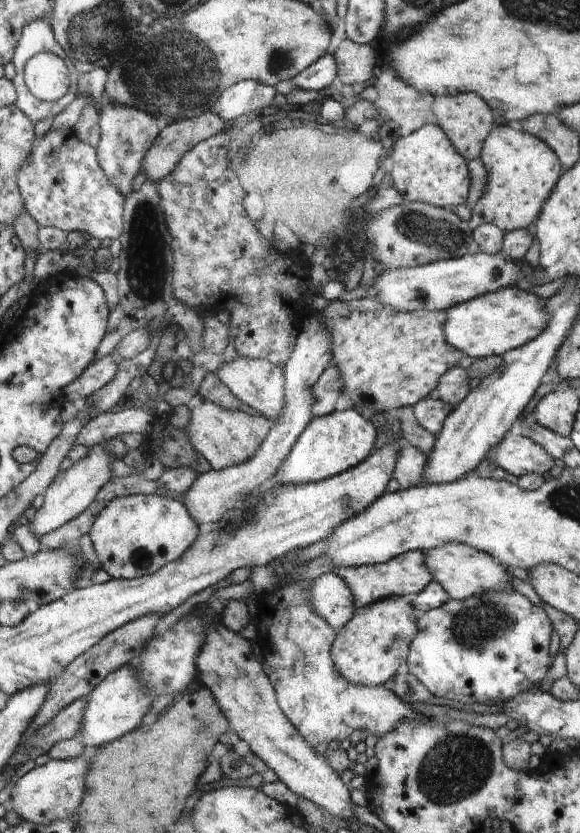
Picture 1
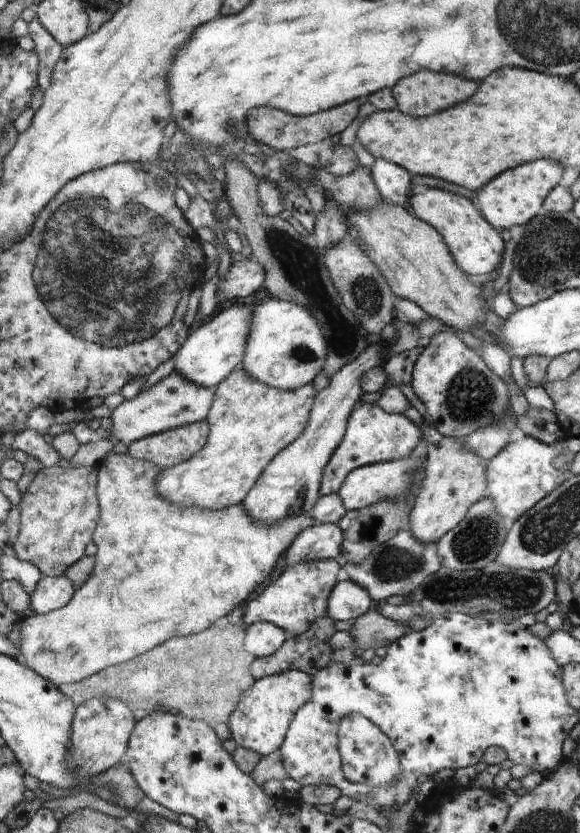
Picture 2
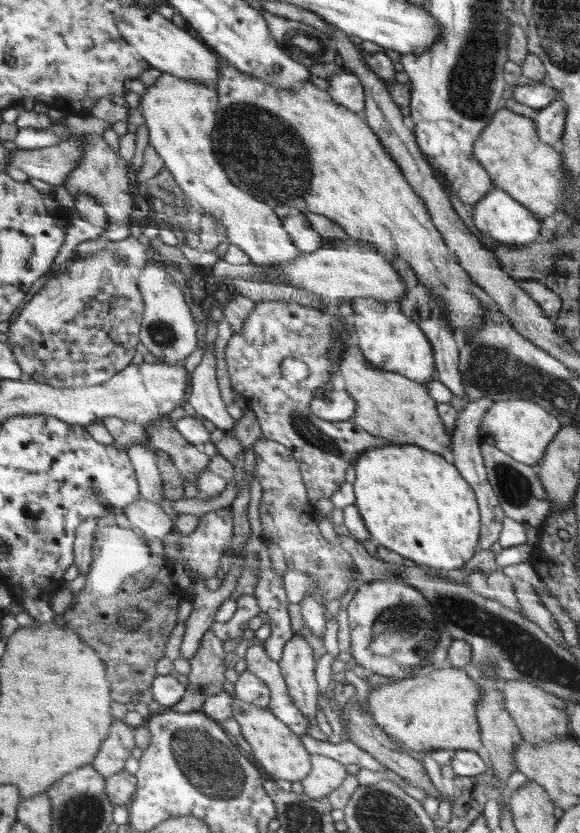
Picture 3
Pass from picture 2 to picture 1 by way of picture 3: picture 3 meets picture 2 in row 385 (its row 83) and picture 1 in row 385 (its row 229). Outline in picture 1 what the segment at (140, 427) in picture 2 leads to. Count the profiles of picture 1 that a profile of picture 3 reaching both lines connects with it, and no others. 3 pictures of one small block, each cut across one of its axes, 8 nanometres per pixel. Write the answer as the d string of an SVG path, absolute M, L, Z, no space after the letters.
M239 356L237 359L224 363L224 366L215 372L220 380L230 386L234 394L242 400L246 406L254 408L270 422L278 418L278 414L286 406L286 380L283 367L274 366L274 363L266 359L251 359L249 356Z

